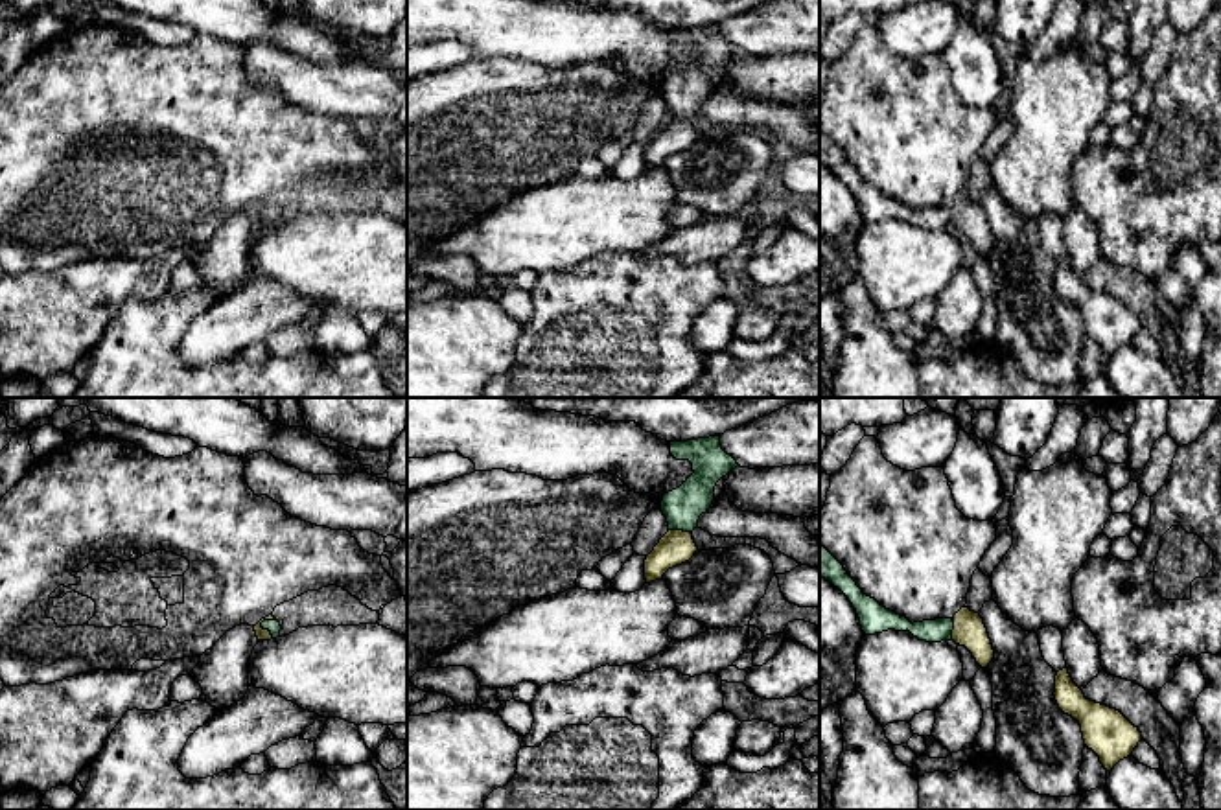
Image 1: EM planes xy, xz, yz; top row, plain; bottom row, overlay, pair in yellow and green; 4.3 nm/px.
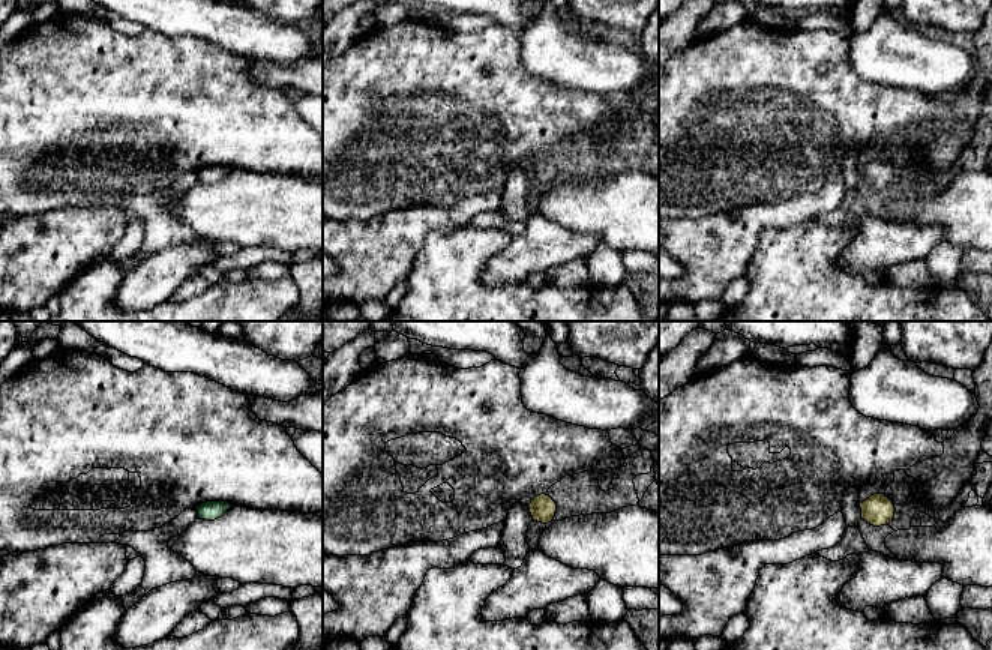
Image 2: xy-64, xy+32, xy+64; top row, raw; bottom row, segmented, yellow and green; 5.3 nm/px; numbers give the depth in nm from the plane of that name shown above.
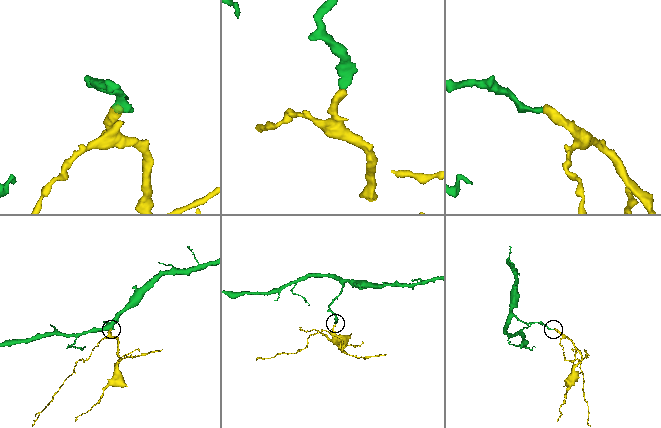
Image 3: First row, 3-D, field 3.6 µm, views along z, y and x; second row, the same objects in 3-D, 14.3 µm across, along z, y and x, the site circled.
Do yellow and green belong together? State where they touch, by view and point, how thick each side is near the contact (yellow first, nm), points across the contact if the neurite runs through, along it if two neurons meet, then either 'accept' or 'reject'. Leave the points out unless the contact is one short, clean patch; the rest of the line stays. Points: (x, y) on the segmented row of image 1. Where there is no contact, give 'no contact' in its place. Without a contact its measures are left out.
contact xy (266, 630); calibres 50 and 60 nm; way xy (262, 634), (266, 630), (273, 626); accept

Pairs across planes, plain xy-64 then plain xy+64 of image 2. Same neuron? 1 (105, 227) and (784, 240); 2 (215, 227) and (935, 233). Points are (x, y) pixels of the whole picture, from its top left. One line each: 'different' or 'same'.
1: different
2: different

